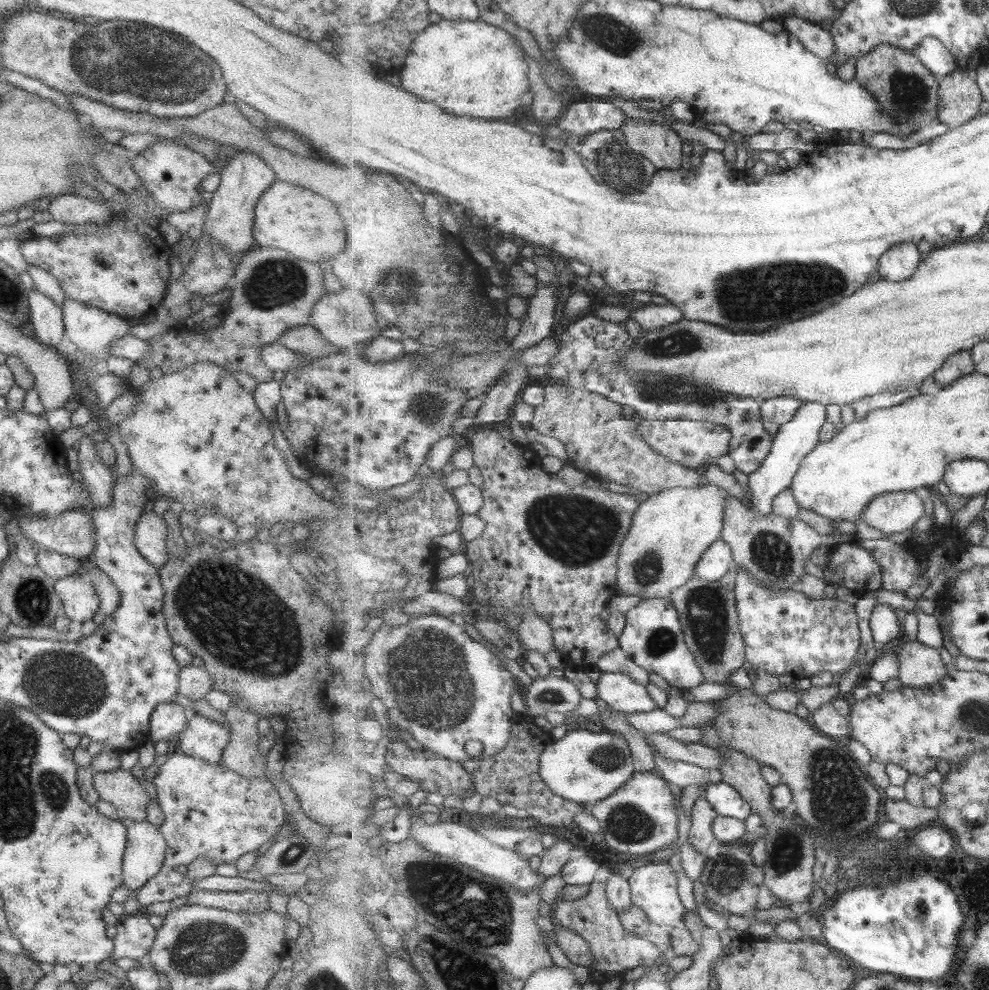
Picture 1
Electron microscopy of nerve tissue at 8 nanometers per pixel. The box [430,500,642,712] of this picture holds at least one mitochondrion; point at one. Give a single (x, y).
(544, 697)

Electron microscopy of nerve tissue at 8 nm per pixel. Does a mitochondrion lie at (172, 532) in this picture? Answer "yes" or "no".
no

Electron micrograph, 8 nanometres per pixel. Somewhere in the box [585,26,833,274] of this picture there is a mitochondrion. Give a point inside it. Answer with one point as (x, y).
(618, 165)

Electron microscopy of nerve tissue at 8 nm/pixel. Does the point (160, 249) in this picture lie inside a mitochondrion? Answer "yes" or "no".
no

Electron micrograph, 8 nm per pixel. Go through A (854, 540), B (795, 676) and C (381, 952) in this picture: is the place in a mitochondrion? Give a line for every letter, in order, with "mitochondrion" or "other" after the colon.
A: other
B: other
C: other

